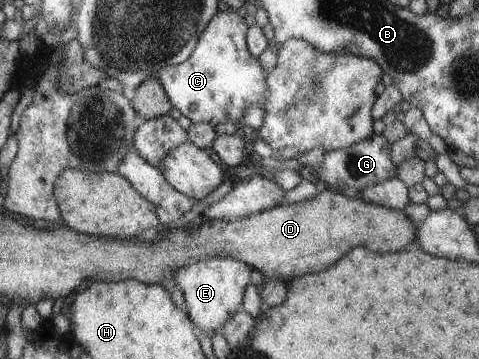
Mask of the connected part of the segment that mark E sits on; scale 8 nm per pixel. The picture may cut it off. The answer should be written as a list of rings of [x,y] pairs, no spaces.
[[[217,256],[181,266],[171,272],[175,286],[181,291],[188,318],[194,326],[208,334],[222,329],[223,323],[240,310],[244,289],[249,284],[249,273],[252,269],[230,257]]]

